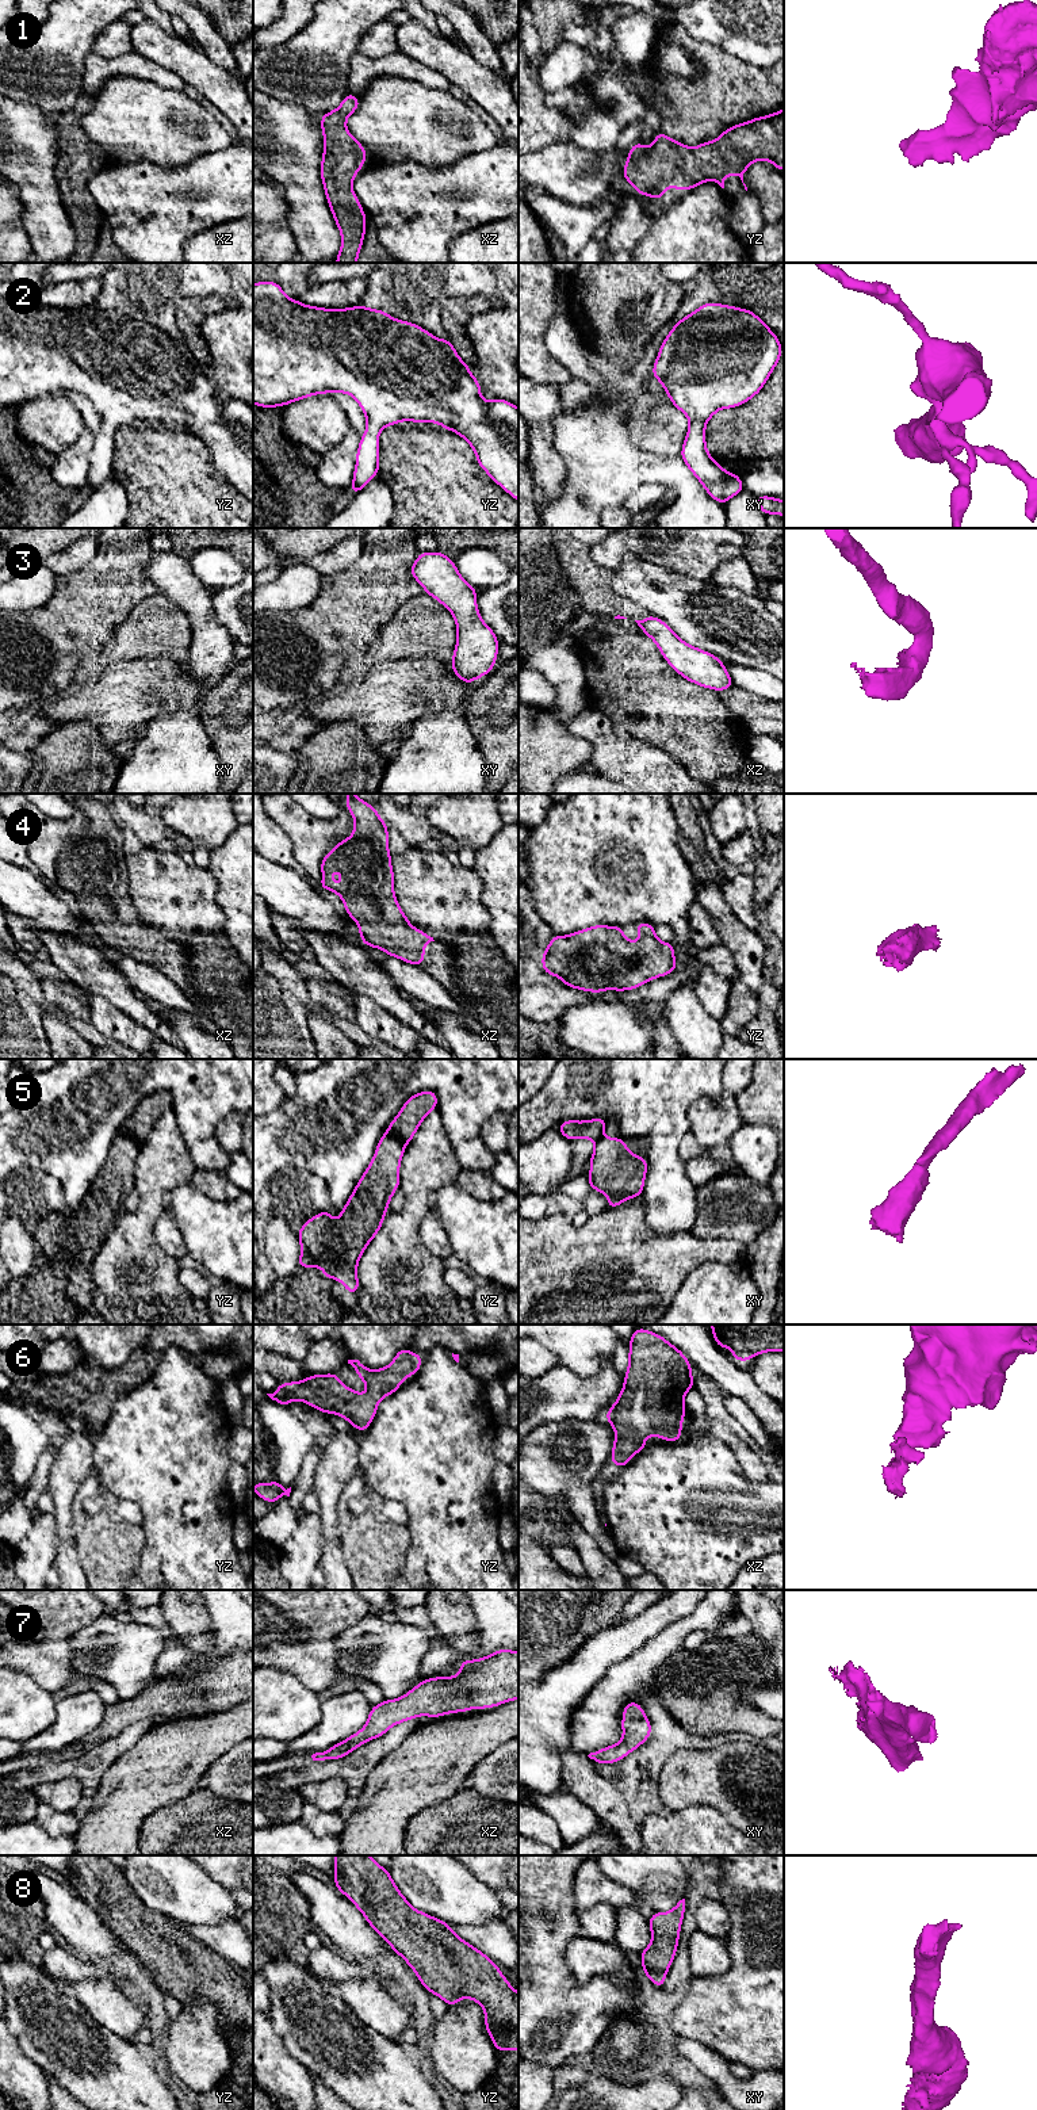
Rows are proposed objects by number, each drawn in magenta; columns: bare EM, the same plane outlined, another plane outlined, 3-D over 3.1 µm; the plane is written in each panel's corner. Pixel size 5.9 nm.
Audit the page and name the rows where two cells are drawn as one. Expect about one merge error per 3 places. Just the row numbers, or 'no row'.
5

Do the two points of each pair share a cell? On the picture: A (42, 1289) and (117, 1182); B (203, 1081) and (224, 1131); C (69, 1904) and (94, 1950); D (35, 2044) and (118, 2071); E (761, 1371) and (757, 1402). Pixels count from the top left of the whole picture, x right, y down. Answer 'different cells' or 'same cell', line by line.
A: same cell
B: different cells
C: same cell
D: same cell
E: different cells

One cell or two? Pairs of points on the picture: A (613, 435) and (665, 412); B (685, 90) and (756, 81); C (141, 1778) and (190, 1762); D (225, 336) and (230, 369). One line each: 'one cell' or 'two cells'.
A: two cells
B: one cell
C: one cell
D: one cell

